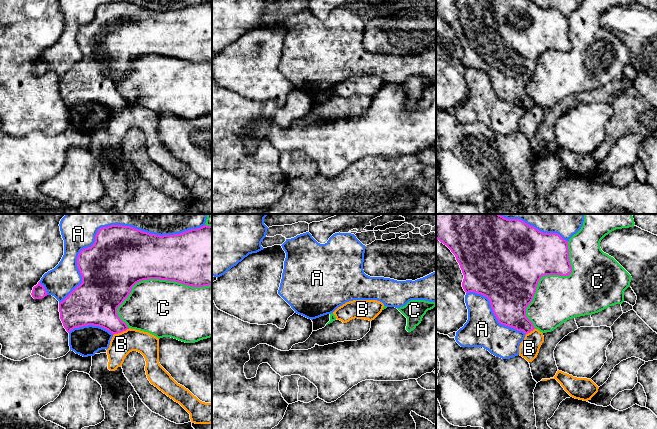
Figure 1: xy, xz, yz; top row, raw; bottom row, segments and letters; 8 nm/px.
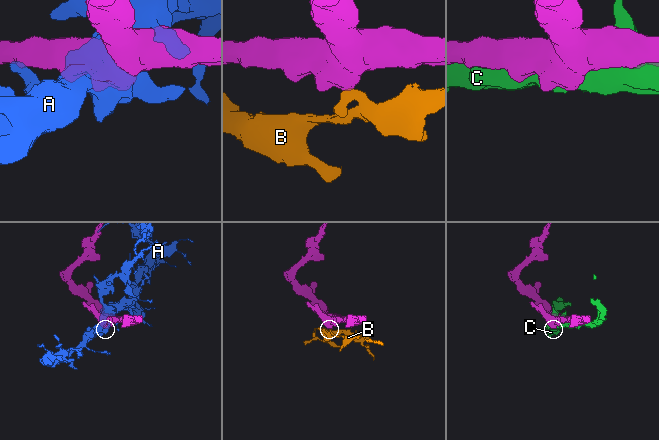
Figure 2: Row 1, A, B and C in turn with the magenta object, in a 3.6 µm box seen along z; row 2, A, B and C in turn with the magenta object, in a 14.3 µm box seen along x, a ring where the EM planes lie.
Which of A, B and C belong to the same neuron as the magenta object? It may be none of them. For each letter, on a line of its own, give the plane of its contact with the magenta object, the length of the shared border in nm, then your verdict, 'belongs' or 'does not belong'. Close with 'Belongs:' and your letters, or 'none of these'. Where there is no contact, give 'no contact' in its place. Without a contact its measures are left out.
A: contact in xy; length 1350 nm; does not belong
B: contact in xy; length 150 nm; does not belong
C: contact in xy; length 800 nm; does not belong
Belongs: none of these

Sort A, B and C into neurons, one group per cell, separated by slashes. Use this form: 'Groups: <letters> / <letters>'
Groups: A / B / C

